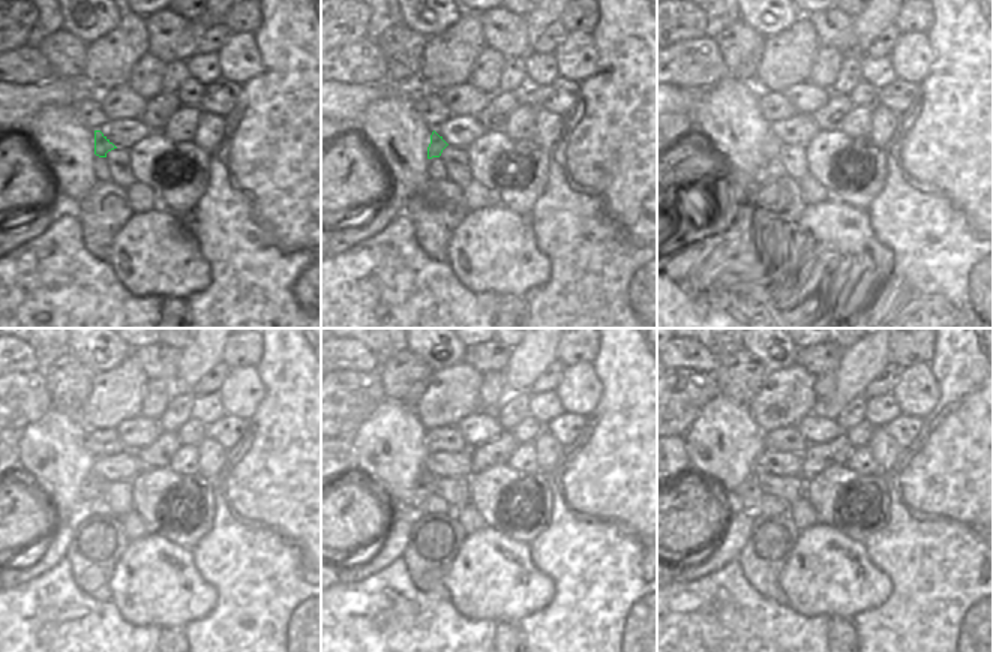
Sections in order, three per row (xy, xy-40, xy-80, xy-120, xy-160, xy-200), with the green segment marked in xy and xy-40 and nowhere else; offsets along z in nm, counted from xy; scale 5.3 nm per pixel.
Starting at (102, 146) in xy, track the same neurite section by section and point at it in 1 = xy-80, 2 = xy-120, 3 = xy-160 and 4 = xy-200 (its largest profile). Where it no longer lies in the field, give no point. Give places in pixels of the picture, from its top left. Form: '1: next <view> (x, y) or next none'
1: next xy-80 (771, 146)
2: next xy-120 (92, 486)
3: next xy-160 (422, 490)
4: next xy-200 (747, 496)

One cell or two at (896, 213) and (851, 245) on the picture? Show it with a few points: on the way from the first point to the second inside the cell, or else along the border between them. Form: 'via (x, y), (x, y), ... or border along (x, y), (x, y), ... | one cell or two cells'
border along (864, 212), (867, 233), (888, 263) | two cells

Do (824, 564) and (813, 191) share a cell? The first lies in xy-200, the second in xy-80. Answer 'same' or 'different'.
different

